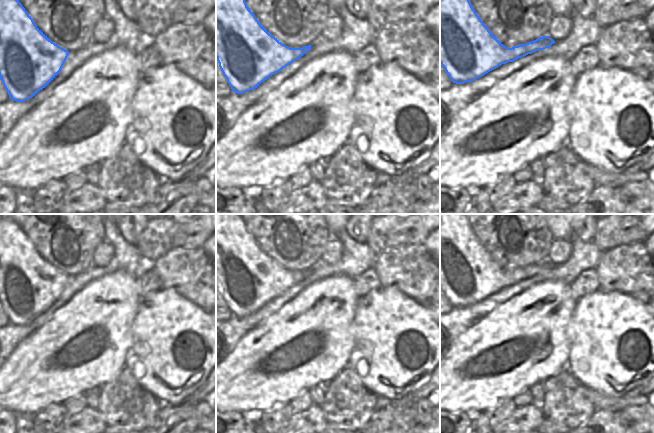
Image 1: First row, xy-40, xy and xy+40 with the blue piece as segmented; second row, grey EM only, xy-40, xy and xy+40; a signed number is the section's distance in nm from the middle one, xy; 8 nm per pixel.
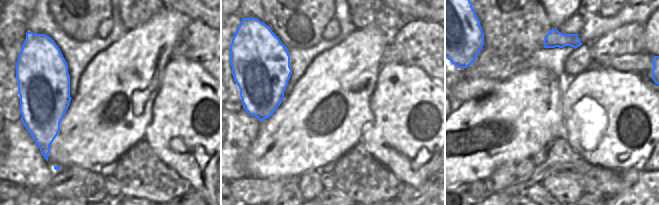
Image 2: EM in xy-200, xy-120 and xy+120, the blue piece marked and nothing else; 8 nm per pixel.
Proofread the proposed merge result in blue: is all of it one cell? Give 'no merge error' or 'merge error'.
no merge error

